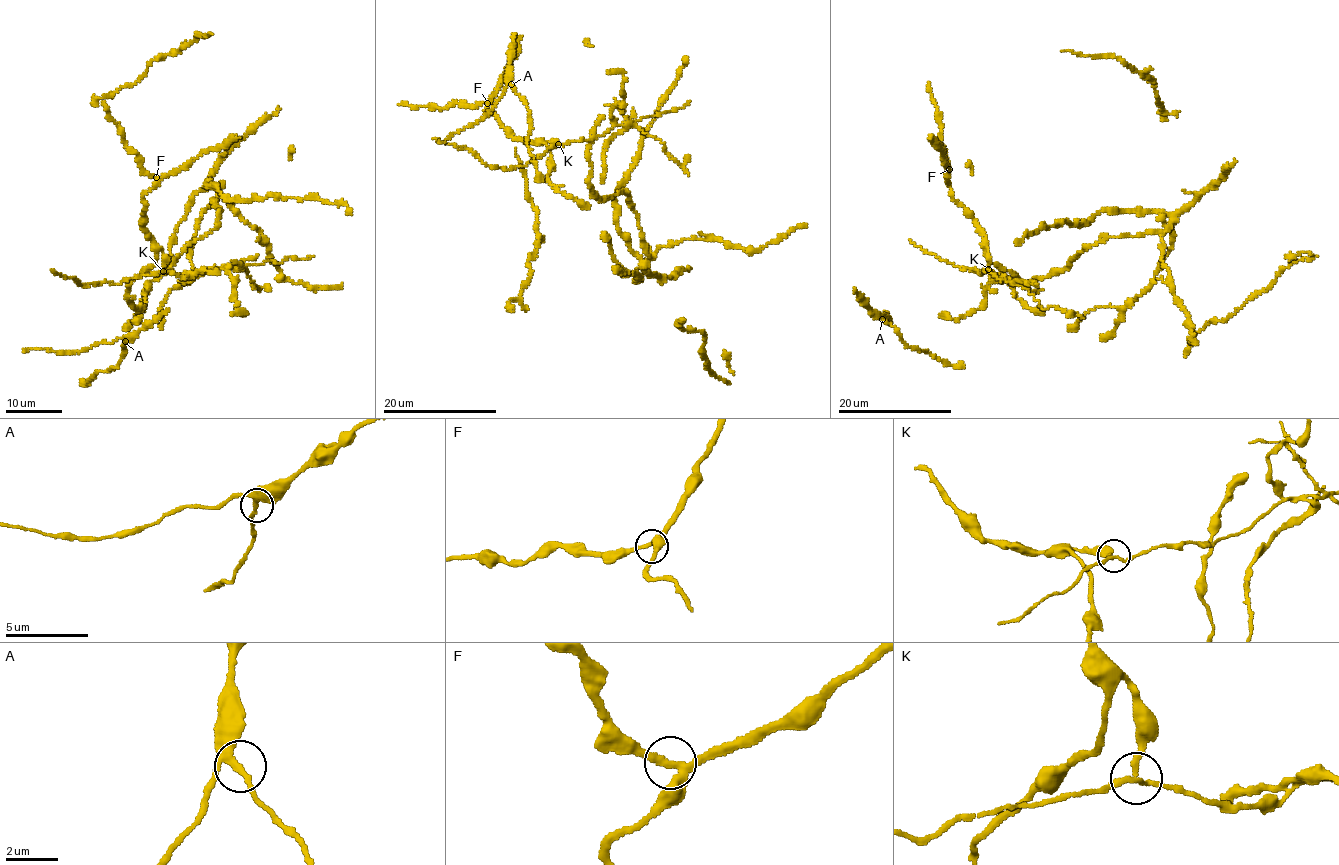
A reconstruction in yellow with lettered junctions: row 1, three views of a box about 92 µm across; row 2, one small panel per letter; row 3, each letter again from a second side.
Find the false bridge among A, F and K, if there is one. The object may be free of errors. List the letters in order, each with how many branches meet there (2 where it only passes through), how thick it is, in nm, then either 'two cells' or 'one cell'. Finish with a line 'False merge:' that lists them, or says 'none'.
A: 3 branches meet; 200 nm thick; one cell
F: 3 branches meet; 240 nm thick; one cell
K: 3 branches meet; 180 nm thick; two cells
False merge: K

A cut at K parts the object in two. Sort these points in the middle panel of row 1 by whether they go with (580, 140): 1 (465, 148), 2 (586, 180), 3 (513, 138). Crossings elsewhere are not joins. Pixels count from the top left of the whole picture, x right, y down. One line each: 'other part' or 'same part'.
1: same part
2: other part
3: other part

